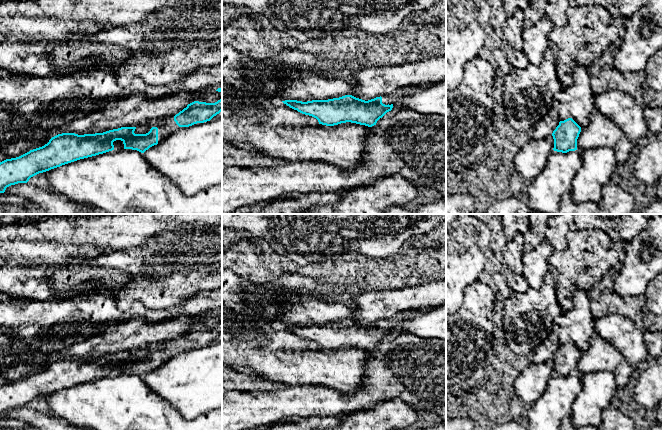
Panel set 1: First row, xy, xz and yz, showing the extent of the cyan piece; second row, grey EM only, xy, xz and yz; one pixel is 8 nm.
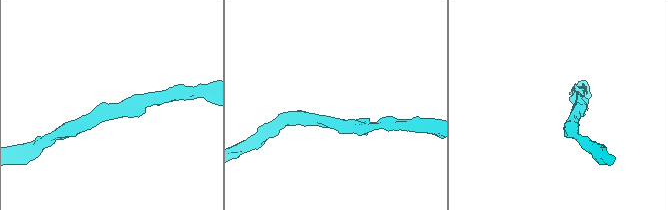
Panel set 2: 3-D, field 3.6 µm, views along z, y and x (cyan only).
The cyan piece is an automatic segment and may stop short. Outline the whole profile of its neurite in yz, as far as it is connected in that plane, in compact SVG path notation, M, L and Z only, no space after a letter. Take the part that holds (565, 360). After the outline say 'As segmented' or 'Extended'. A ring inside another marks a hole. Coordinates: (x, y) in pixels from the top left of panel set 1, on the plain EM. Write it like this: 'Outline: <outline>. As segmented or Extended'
Outline: M568 342L560 345L553 355L554 375L567 377L577 374L577 363L581 356L581 351L572 343Z. As segmented

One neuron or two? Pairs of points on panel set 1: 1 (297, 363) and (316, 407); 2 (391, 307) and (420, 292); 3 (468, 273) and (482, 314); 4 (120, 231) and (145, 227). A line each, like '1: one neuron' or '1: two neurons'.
1: two neurons
2: one neuron
3: two neurons
4: one neuron

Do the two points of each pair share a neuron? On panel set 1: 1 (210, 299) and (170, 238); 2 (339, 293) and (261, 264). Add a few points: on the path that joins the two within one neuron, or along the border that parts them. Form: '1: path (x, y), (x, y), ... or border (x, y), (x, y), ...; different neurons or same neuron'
1: border (211, 291), (200, 293), (188, 298), (184, 302); different neurons
2: border (310, 277), (281, 274), (271, 284), (266, 285); different neurons

